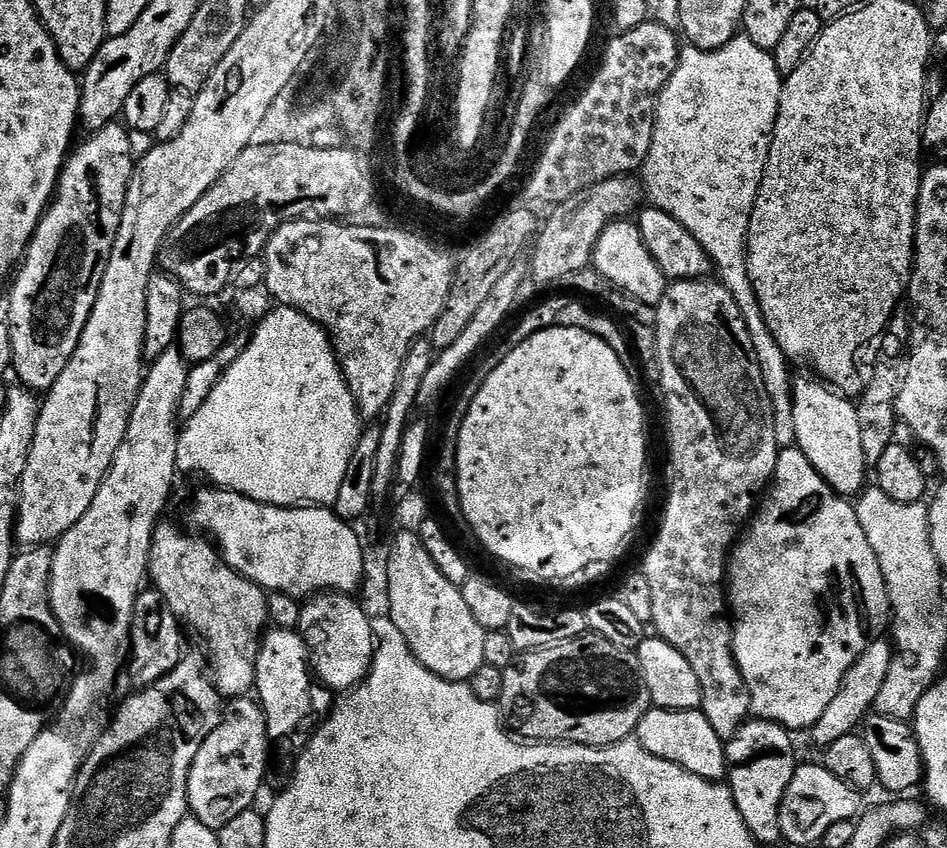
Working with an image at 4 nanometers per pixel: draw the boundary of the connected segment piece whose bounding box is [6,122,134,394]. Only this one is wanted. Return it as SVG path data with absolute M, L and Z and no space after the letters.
M113 122L104 128L95 129L89 135L92 136L89 140L84 140L81 144L79 141L71 149L55 193L15 273L16 285L8 296L6 317L12 347L12 372L20 379L17 381L23 387L30 388L37 394L47 393L54 382L58 382L62 370L66 370L70 358L74 358L78 342L82 338L82 330L86 330L90 310L94 310L94 302L100 293L134 171L134 157L128 134L129 129L123 123Z

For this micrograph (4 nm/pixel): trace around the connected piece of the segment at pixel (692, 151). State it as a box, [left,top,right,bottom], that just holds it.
[642,34,796,450]

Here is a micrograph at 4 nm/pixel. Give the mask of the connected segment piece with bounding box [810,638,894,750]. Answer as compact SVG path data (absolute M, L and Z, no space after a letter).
M877 638L868 645L868 649L846 670L846 678L842 678L842 686L830 702L826 714L810 729L810 736L820 750L829 744L838 742L838 738L846 738L853 735L863 725L866 717L875 709L878 690L882 690L882 682L886 682L886 674L890 674L890 662L894 645L891 639Z

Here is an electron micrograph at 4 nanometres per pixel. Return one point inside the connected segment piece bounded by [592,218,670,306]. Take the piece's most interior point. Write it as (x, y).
(620, 255)

